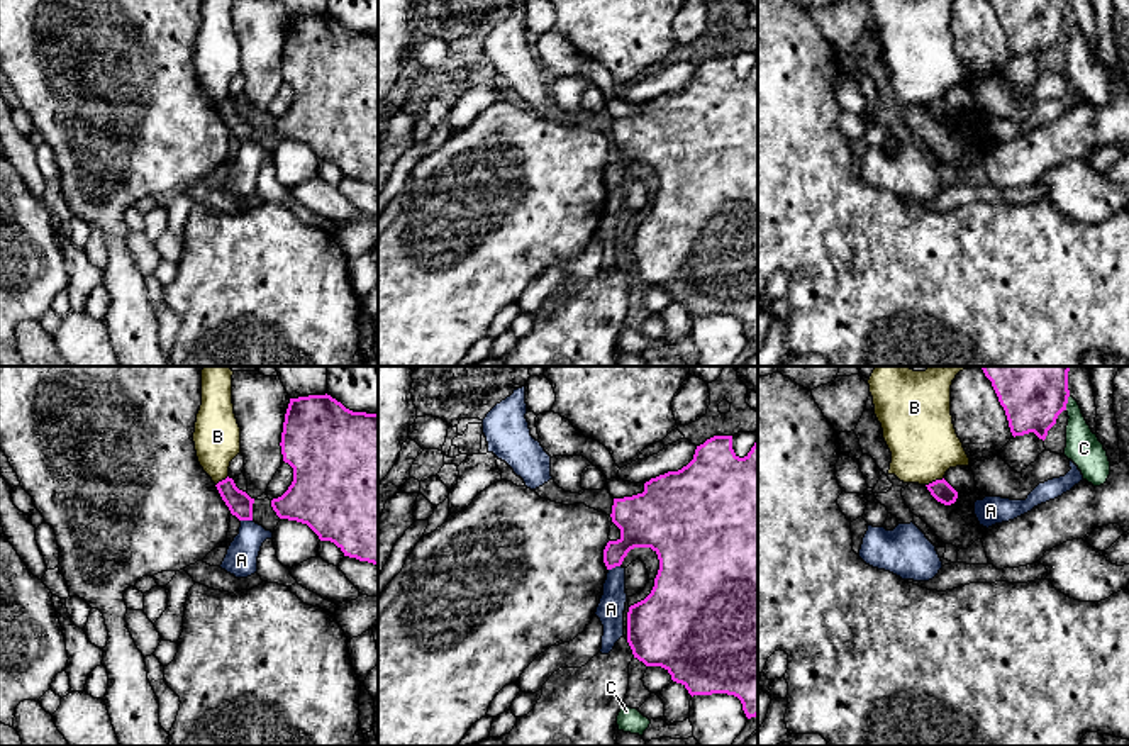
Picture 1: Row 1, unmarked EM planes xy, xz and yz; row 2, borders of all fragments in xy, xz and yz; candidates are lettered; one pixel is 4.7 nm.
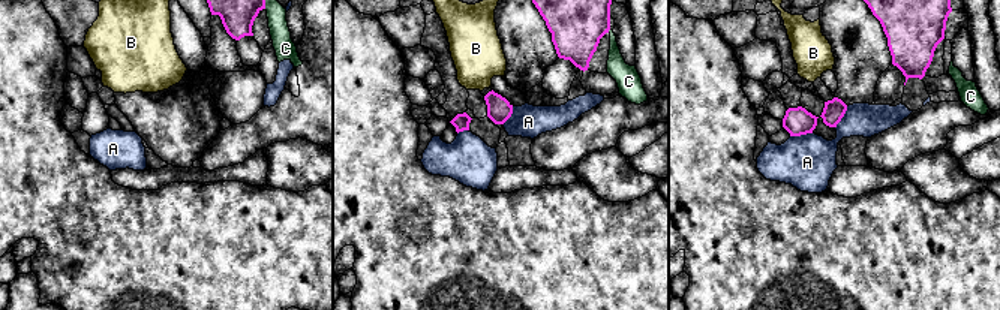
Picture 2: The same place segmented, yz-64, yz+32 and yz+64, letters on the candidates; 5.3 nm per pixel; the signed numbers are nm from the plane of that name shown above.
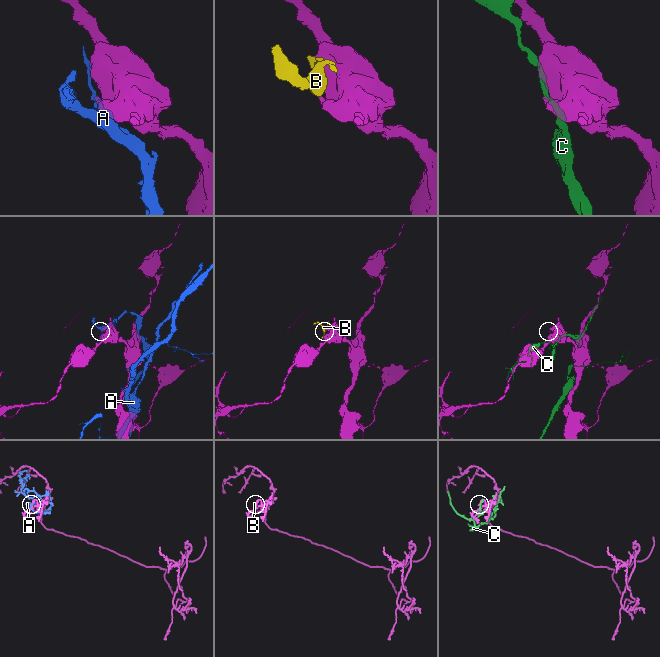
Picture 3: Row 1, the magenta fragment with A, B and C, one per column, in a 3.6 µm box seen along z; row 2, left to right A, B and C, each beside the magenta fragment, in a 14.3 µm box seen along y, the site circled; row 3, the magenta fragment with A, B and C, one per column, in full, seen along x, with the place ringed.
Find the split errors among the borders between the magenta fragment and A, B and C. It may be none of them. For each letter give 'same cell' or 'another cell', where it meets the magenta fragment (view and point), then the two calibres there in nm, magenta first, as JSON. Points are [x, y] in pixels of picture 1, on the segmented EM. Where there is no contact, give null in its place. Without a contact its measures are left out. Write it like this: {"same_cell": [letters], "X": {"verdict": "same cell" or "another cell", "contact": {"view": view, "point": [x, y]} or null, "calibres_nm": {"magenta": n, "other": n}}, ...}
{"same_cell": [], "A": {"verdict": "another cell", "contact": {"view": "xz", "point": [614, 567]}, "calibres_nm": {"magenta": 240, "other": 130}}, "B": {"verdict": "another cell", "contact": {"view": "yz", "point": [936, 480]}, "calibres_nm": {"magenta": 100, "other": 320}}, "C": {"verdict": "another cell", "contact": {"view": "yz", "point": [1067, 402]}, "calibres_nm": {"magenta": 380, "other": 160}}}

